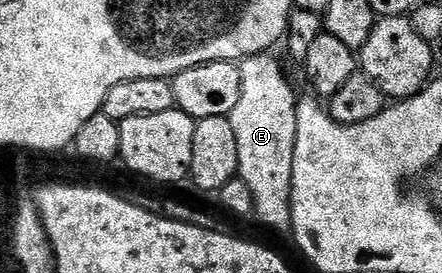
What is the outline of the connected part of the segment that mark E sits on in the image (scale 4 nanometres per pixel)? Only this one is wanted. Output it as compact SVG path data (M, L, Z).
M271 54L248 56L239 64L241 70L241 98L230 114L233 134L237 134L238 179L253 190L255 203L254 215L259 216L263 224L268 224L275 232L287 232L291 226L291 187L293 186L293 162L295 161L295 143L297 142L297 95L283 74L278 62Z

